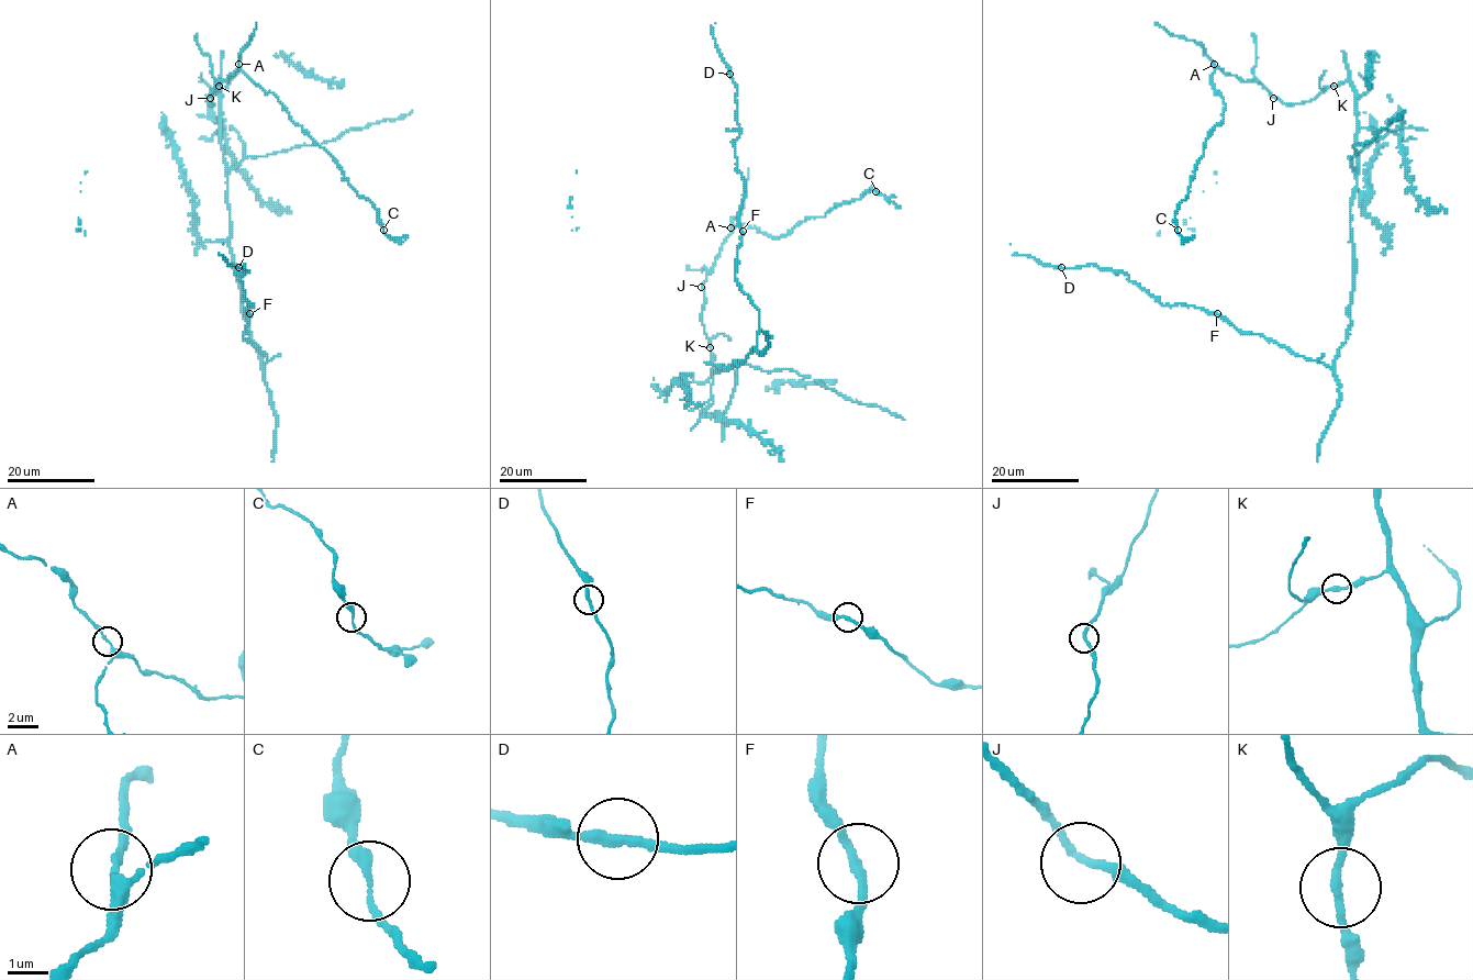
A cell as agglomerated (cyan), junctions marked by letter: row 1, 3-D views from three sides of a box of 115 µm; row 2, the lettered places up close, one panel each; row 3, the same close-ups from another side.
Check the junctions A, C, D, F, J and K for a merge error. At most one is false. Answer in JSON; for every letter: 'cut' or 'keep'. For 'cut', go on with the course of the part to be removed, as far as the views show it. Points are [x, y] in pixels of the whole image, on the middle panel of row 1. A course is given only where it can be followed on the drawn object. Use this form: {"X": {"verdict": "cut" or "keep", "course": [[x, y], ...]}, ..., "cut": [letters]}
{"A": {"verdict": "keep"}, "C": {"verdict": "keep"}, "D": {"verdict": "keep"}, "F": {"verdict": "keep"}, "J": {"verdict": "keep"}, "K": {"verdict": "keep"}, "cut": []}

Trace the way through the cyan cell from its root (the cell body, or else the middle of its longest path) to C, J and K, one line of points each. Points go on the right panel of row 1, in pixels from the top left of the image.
C: (1351, 240), (1354, 87), (1284, 104), (1220, 69), (1211, 82), (1223, 122), (1175, 213), (1178, 230)
J: (1351, 240), (1351, 203), (1357, 186), (1354, 87), (1349, 81), (1328, 86), (1310, 101), (1295, 104), (1273, 98)
K: (1351, 240), (1351, 203), (1357, 186), (1357, 98), (1349, 81), (1334, 86)

